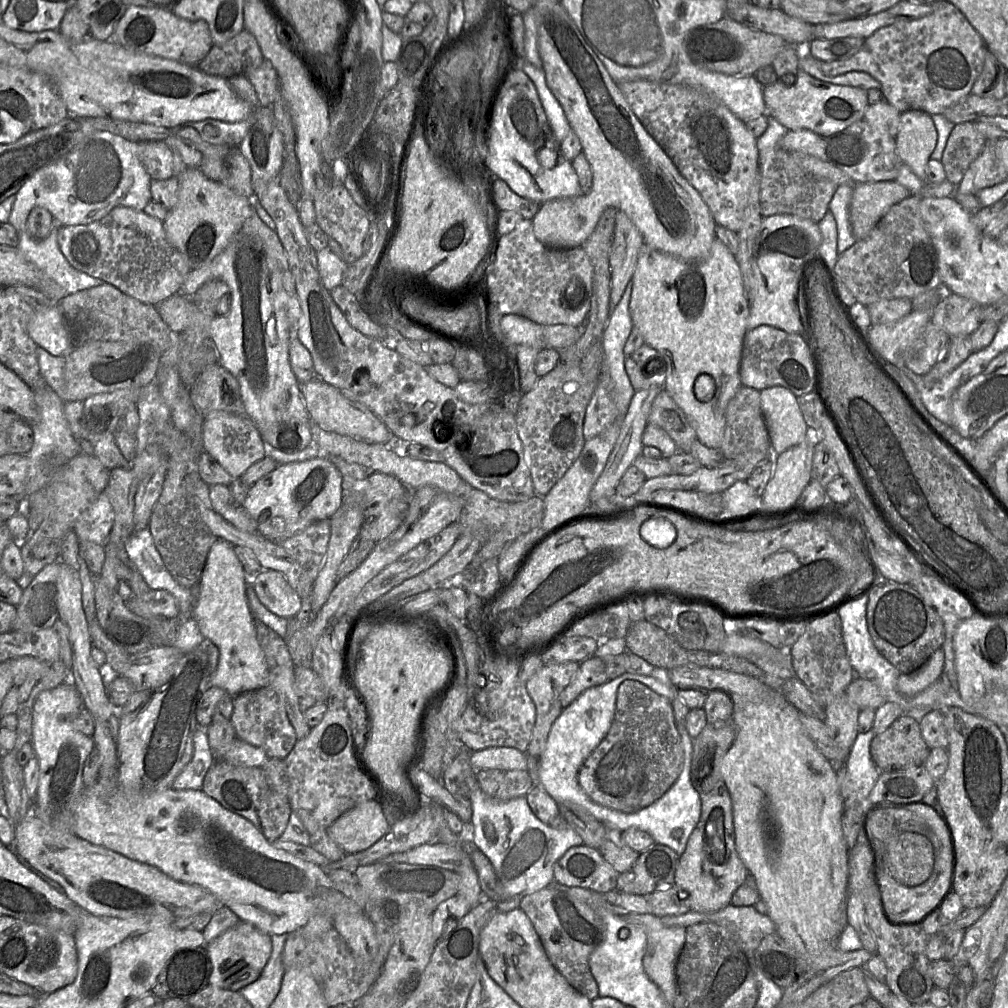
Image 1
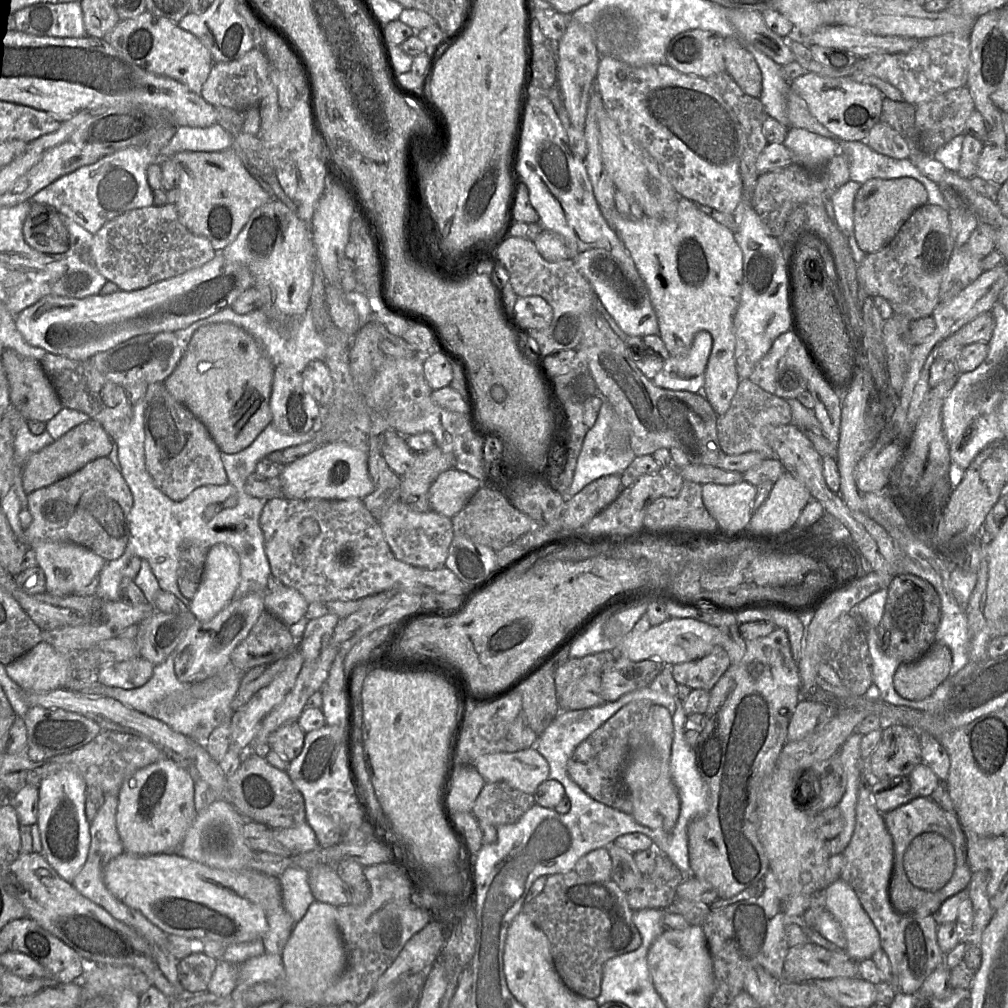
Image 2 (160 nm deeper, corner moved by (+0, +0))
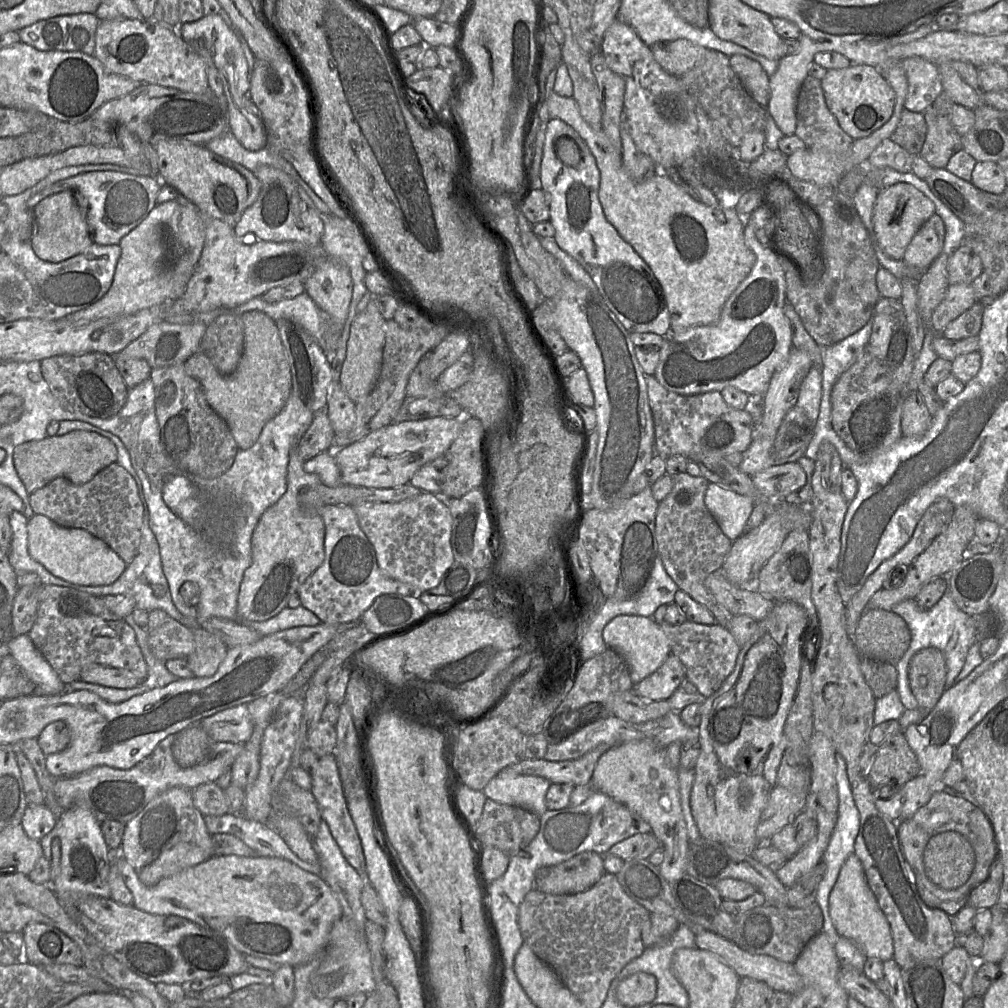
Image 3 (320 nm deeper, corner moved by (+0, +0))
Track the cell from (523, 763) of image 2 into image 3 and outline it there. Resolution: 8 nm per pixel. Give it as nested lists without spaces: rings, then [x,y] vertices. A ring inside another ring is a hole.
[[[500,772],[490,780],[483,792],[487,799],[521,807],[541,817],[548,811],[545,798],[551,784],[539,776]]]

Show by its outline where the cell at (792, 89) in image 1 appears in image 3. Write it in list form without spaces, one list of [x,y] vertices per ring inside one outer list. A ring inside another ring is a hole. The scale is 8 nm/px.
[[[853,63],[849,67],[827,69],[821,78],[826,104],[840,127],[853,139],[869,136],[891,117],[896,94],[888,81],[873,66]]]

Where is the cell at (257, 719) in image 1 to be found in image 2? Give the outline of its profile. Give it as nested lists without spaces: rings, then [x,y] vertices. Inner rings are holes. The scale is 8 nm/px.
[[[298,721],[290,722],[269,736],[268,746],[288,760],[293,760],[303,750],[305,734]]]

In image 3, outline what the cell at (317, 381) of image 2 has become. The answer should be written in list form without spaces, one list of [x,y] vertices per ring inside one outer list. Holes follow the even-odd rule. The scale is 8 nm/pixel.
[[[331,380],[326,394],[327,413],[335,433],[347,433],[356,422],[355,403],[337,382]]]

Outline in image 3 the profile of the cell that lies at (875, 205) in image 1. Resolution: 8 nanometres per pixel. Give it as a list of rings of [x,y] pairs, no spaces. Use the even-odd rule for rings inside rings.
[[[907,182],[879,189],[873,208],[873,228],[881,249],[893,259],[902,259],[911,239],[935,213],[935,206],[920,190]]]

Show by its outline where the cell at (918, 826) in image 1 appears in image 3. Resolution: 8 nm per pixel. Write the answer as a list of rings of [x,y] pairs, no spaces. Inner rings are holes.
[[[939,789],[911,818],[900,820],[897,826],[900,847],[914,872],[921,899],[927,906],[953,917],[967,905],[971,891],[988,879],[991,865],[997,859],[995,836],[988,818],[978,806]]]

